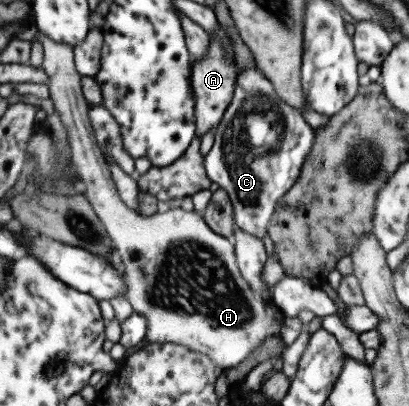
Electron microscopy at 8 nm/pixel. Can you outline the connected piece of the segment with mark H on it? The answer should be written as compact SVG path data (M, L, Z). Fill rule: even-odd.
M39 33L35 39L39 40L43 44L42 69L43 72L49 76L49 82L51 82L49 83L49 94L51 101L53 101L53 105L55 106L57 114L59 114L59 118L61 118L61 122L63 122L63 126L67 128L67 141L70 147L71 161L74 165L76 175L83 181L83 195L85 198L87 198L87 200L89 200L94 212L101 220L101 223L105 226L109 237L111 237L116 245L117 252L120 254L120 258L122 259L124 265L124 282L126 283L126 292L124 295L130 301L133 311L141 315L141 317L145 316L145 319L148 321L147 334L145 336L146 343L178 343L179 345L188 347L191 349L191 351L197 351L205 354L215 365L221 367L222 369L236 368L239 363L245 361L245 359L249 357L250 353L253 353L253 350L256 347L259 347L263 343L263 340L266 337L269 337L269 335L281 335L282 321L279 320L279 314L277 314L277 310L274 310L272 307L269 308L265 301L263 301L263 299L261 299L261 297L255 291L253 291L252 287L249 285L249 282L241 275L239 266L236 262L234 245L232 245L231 241L229 241L229 239L225 236L214 232L204 220L203 215L199 215L199 213L195 212L194 210L185 211L185 209L179 207L167 211L160 209L153 215L147 217L138 214L135 210L132 210L123 203L123 200L121 200L117 194L117 189L115 188L115 183L113 182L110 168L108 167L107 157L99 147L95 132L93 131L93 127L91 127L91 121L89 121L89 115L87 113L88 102L85 100L81 89L82 76L77 72L77 70L75 70L75 65L73 64L74 49L71 48L71 46L65 45L64 43L57 43L42 33Z

